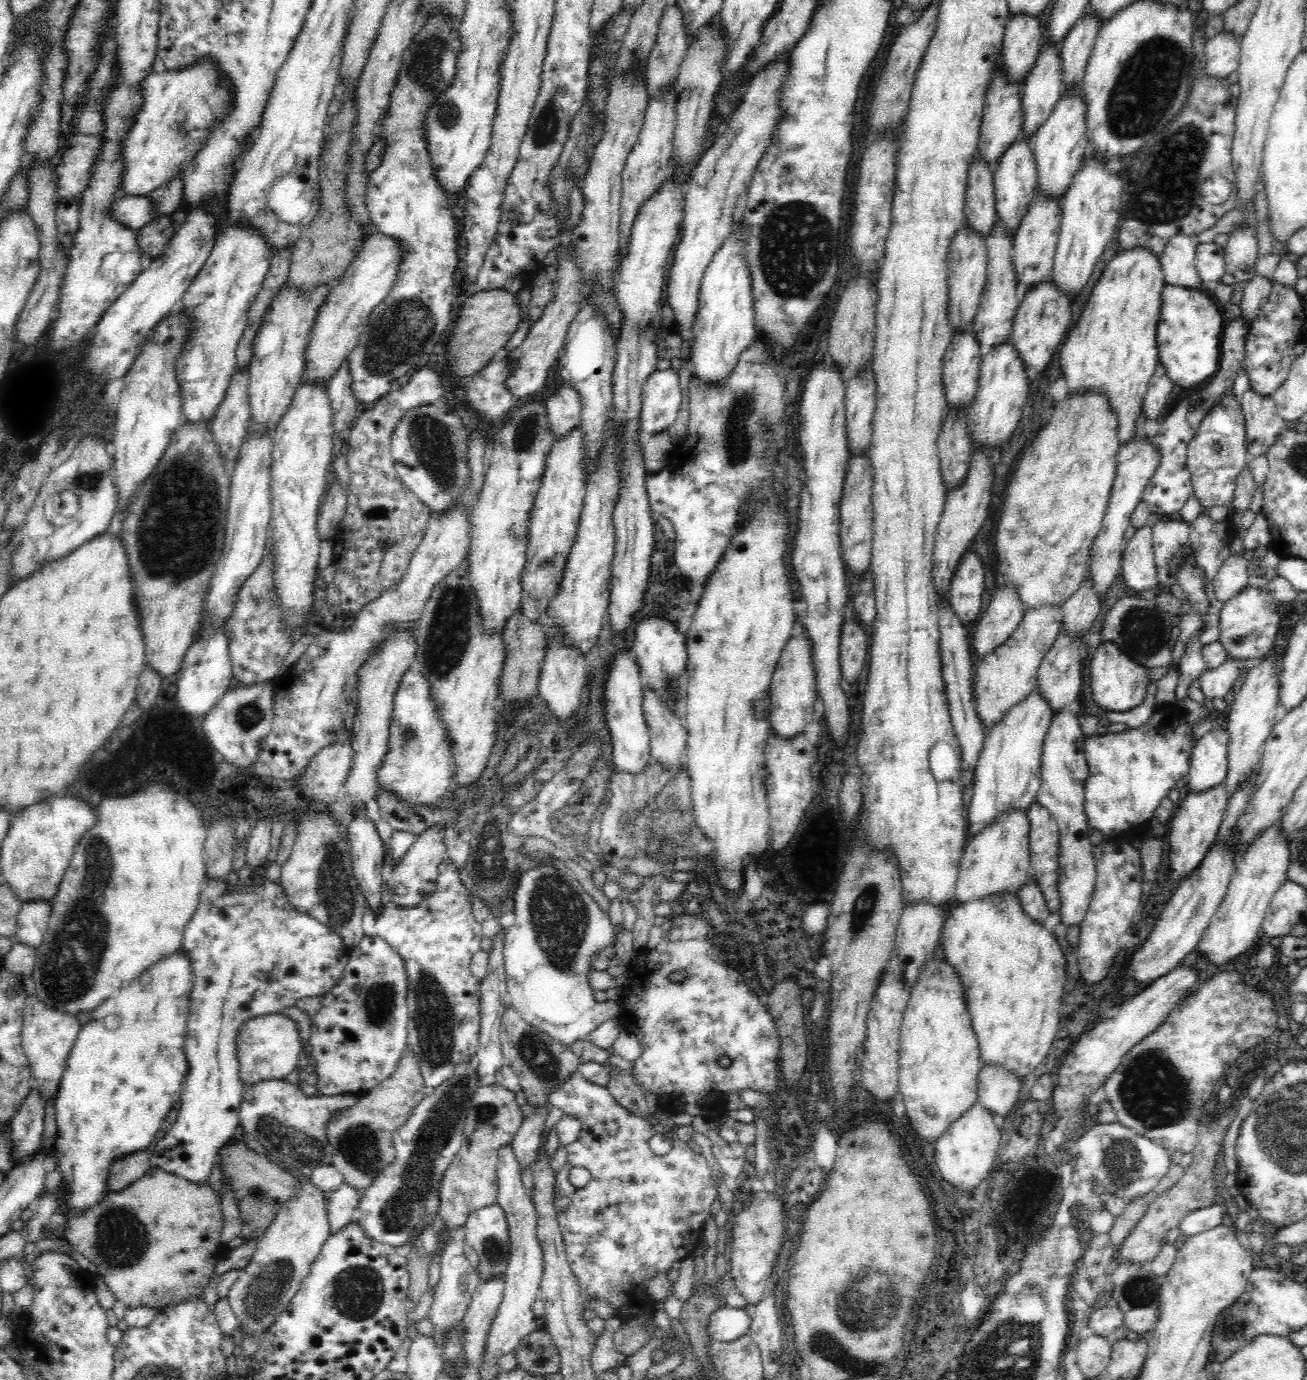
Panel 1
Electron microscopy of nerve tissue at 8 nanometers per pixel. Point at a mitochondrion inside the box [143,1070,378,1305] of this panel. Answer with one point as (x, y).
(300, 1148)

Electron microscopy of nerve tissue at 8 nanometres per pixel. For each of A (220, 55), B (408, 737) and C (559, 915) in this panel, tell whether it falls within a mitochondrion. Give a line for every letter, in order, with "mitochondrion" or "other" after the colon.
A: other
B: mitochondrion
C: mitochondrion

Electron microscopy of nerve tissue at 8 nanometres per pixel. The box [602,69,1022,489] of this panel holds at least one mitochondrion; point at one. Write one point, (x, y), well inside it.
(790, 270)

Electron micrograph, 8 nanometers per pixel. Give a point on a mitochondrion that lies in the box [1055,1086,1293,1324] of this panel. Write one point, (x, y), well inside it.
(1123, 1162)

